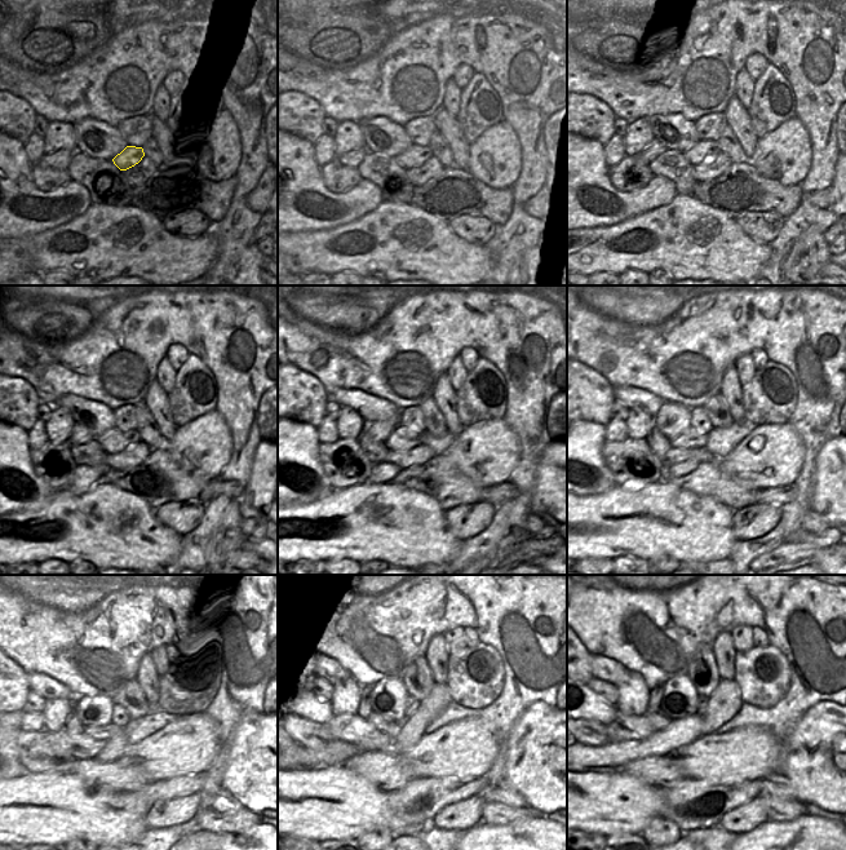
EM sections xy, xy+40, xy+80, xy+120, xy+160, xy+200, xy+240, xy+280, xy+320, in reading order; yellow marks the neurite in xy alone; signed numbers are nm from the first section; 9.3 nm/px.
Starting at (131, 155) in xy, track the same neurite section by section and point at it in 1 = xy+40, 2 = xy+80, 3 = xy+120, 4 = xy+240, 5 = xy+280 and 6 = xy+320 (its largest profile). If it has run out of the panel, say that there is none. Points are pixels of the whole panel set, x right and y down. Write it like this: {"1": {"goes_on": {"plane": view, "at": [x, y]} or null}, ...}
{"1": {"goes_on": {"plane": "xy+40", "at": [416, 155]}}, "2": {"goes_on": {"plane": "xy+80", "at": [703, 150]}}, "3": {"goes_on": {"plane": "xy+120", "at": [113, 441]}}, "4": {"goes_on": {"plane": "xy+240", "at": [103, 733]}}, "5": {"goes_on": {"plane": "xy+280", "at": [392, 730]}}, "6": {"goes_on": {"plane": "xy+320", "at": [659, 720]}}}

